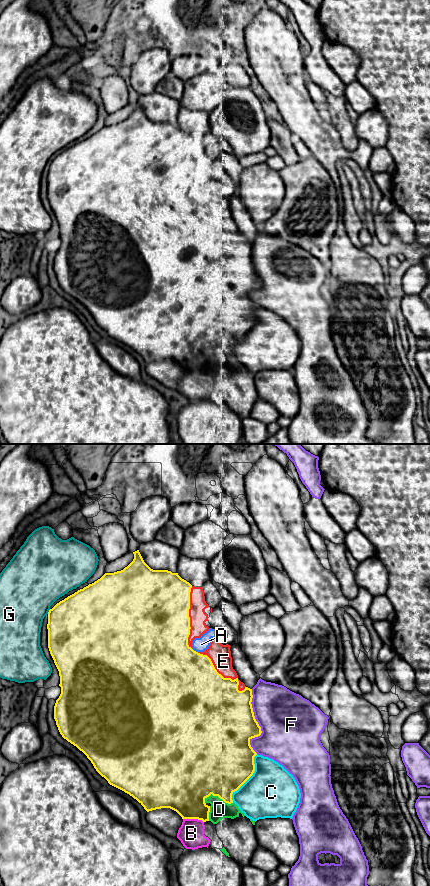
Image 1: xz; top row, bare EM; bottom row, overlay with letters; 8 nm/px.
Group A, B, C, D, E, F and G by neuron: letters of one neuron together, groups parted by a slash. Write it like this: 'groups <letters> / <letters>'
groups A / B / C D / E / F / G

